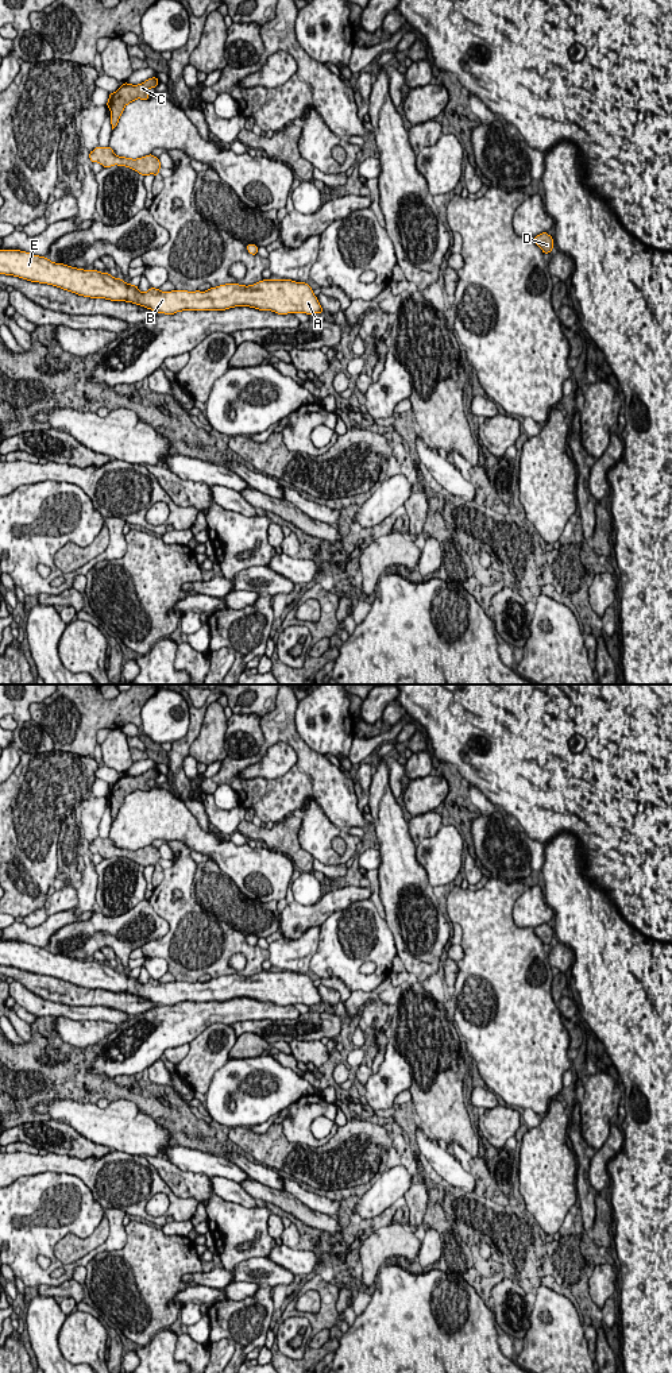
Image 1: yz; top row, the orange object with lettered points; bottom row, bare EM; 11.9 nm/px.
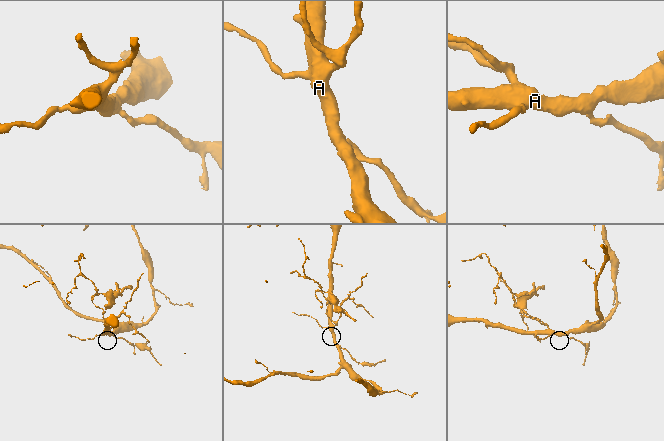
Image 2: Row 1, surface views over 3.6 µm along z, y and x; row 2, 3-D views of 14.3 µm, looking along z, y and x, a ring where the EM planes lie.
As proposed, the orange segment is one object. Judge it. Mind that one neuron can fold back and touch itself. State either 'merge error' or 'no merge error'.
merge error

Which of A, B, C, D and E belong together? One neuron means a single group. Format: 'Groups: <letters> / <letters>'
Groups: A B D E / C

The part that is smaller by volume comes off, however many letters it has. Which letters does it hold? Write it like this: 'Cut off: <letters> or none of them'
Cut off: C

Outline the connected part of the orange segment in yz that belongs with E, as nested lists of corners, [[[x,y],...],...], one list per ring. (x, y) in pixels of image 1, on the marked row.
[[[0,250],[0,274],[53,285],[84,297],[127,301],[165,315],[181,311],[225,311],[233,306],[273,311],[278,315],[323,315],[312,288],[306,282],[291,279],[262,279],[250,286],[225,284],[206,292],[161,292],[150,288],[140,293],[136,285],[113,278],[109,273],[54,263],[46,257],[20,250]]]

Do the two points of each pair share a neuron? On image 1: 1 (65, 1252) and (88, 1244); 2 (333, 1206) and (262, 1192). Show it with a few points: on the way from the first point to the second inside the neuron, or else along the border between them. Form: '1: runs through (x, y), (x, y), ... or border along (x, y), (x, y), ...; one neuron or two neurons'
1: runs through (70, 1248), (82, 1246); one neuron
2: border along (284, 1191), (294, 1195), (309, 1207), (327, 1214); two neurons

